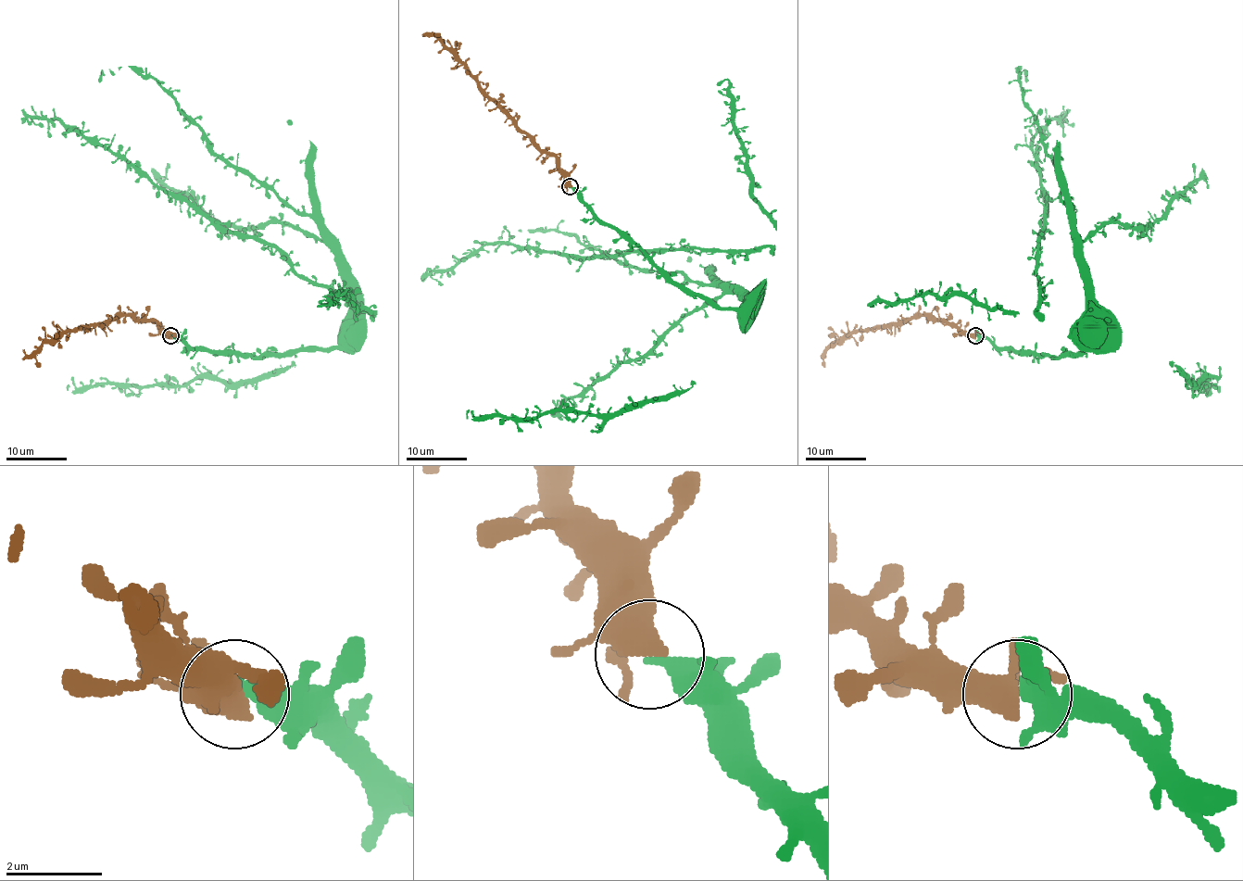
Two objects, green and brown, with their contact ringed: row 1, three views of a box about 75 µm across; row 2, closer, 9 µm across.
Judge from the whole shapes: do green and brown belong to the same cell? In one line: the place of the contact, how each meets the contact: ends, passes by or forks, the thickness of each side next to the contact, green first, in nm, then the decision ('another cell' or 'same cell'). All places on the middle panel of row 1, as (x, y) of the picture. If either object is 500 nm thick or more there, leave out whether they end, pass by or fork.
place (570, 186); green ends; brown forks; calibres 380 and 360 nm; same cell

